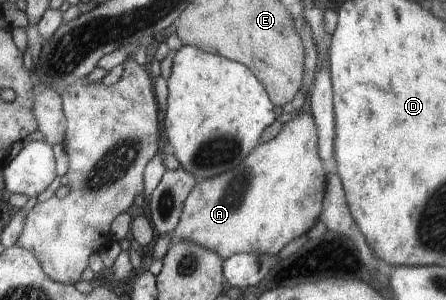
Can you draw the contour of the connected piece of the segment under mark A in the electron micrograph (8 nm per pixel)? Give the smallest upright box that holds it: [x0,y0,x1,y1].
[170,109,327,259]

